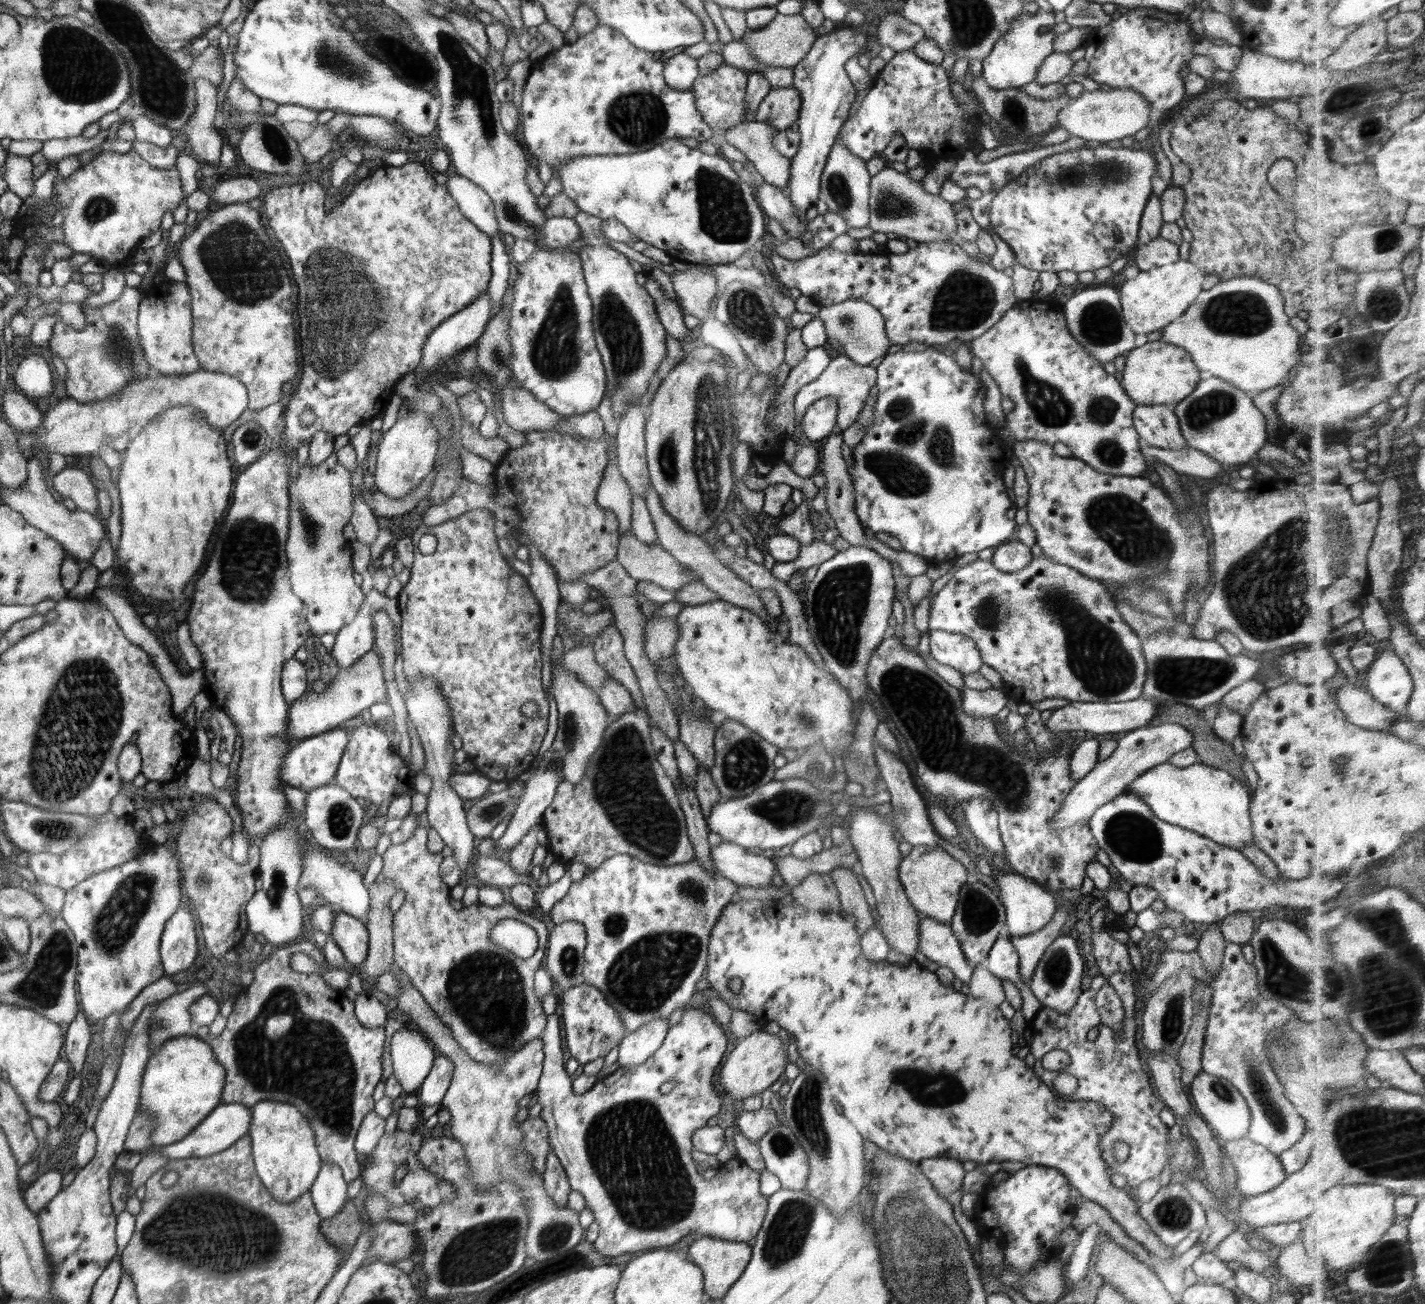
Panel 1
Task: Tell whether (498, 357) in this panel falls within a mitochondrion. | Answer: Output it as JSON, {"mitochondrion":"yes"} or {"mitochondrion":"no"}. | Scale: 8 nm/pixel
{"mitochondrion":"yes"}

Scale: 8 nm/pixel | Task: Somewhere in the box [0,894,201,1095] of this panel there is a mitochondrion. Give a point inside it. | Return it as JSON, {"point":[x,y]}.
{"point":[42,986]}

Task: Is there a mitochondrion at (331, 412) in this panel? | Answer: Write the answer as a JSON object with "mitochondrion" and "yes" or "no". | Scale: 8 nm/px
{"mitochondrion":"no"}

